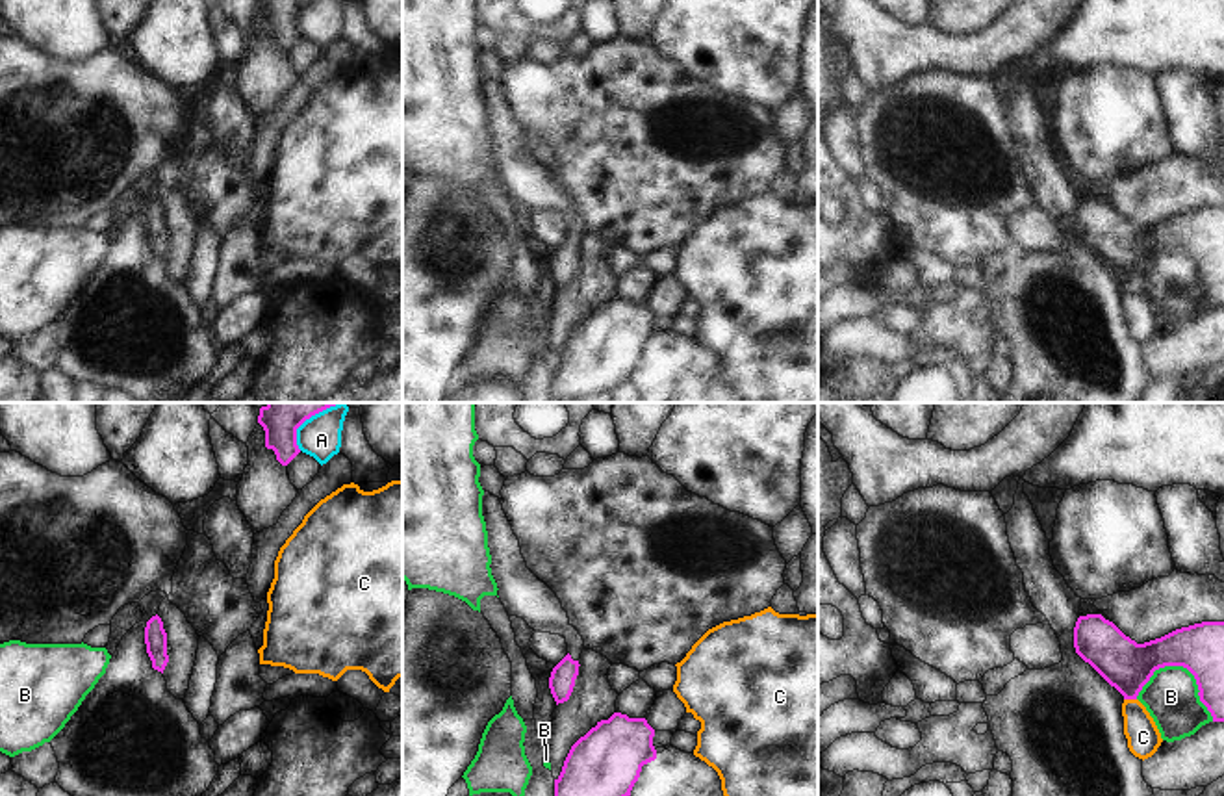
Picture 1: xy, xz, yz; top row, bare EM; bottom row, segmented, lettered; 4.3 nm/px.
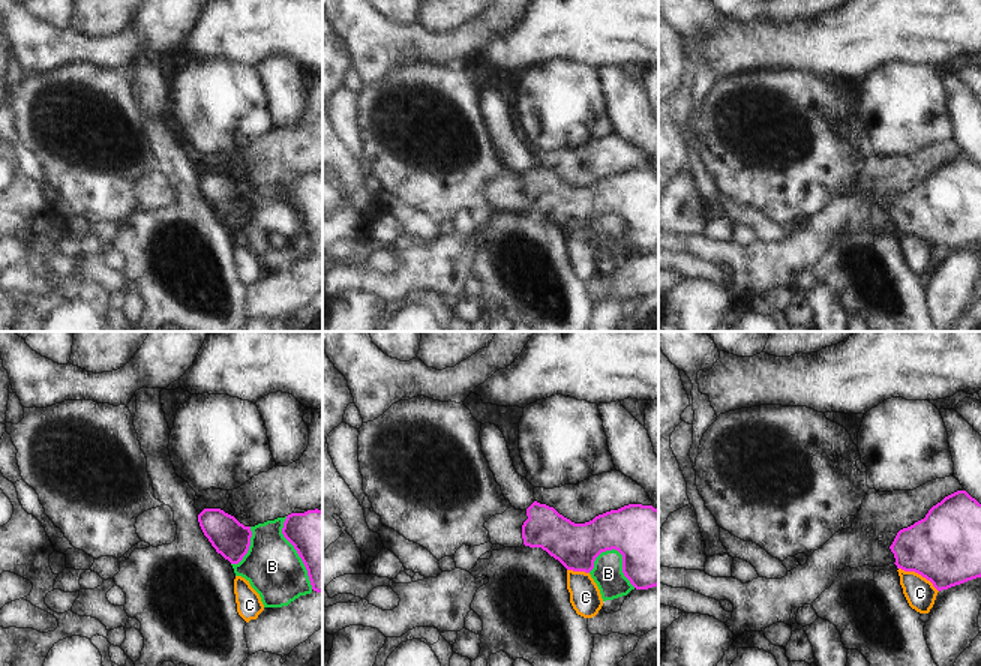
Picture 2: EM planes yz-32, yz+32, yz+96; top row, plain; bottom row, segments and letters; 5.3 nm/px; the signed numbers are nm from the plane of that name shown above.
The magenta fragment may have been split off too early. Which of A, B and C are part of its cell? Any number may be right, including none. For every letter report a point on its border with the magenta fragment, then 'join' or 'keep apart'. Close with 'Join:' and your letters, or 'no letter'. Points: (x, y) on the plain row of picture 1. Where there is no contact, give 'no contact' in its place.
A: meets magenta in xy at (295, 17); keep apart
B: meets magenta in yz at (1184, 251); keep apart
C: meets magenta in yz at (1130, 282); keep apart
Join: no letter

